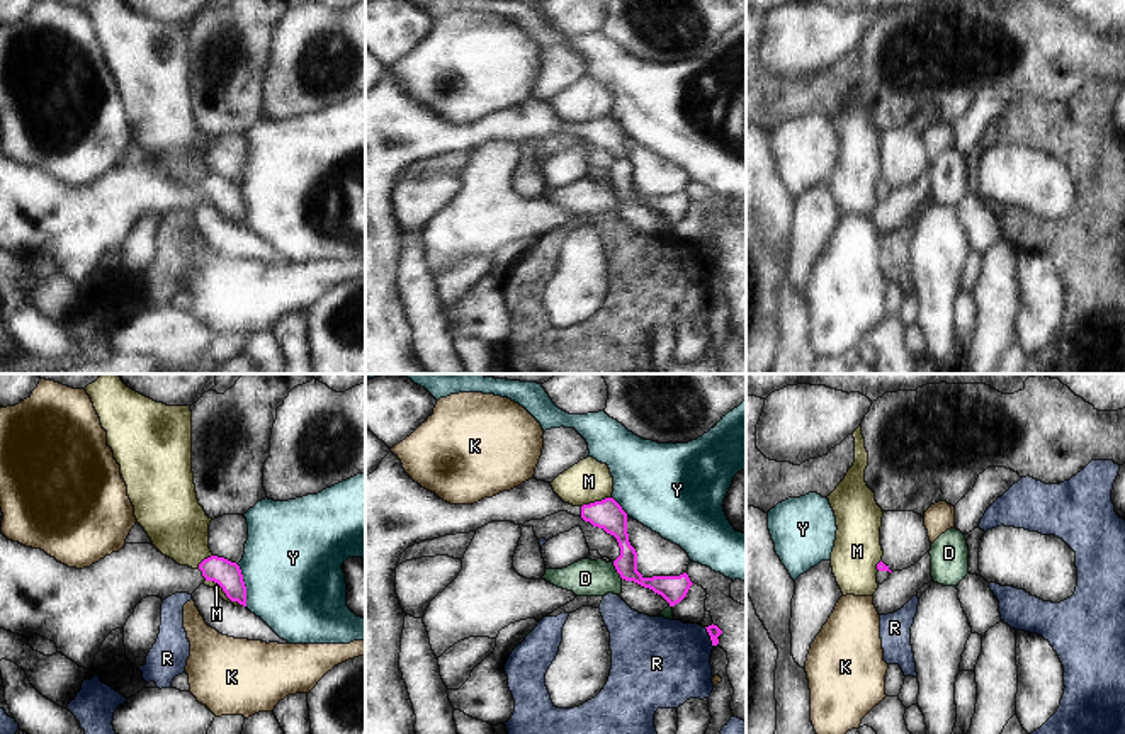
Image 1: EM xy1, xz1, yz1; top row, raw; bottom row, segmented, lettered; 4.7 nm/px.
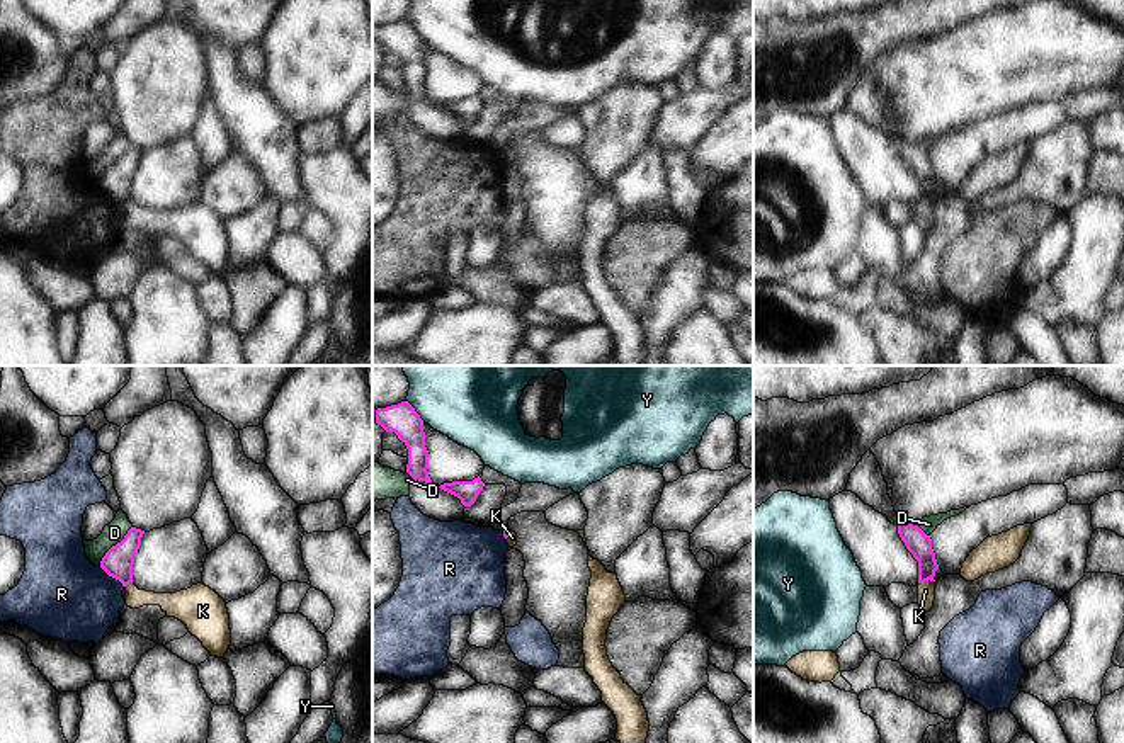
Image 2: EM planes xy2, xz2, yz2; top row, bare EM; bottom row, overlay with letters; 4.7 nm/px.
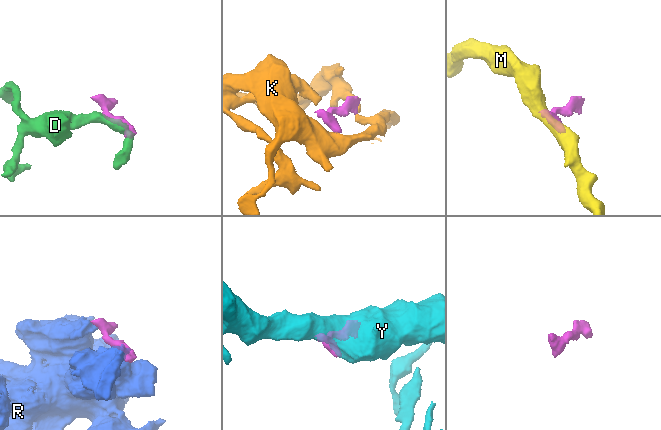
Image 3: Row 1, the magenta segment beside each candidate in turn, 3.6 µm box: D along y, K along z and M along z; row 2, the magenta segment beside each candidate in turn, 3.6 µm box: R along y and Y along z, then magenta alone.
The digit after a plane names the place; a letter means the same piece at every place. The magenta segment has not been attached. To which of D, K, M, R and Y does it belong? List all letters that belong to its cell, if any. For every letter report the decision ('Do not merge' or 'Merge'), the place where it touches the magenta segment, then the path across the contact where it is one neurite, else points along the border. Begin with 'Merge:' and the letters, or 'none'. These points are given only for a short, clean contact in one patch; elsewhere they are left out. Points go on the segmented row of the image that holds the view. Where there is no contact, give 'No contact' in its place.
Merge: none
D: Do not merge. Touches magenta at xy2 (116, 544)
K: Do not merge. Touches magenta at yz2 (925, 580). Boundary: yz2 (934, 580), (919, 584)
M: Do not merge. Touches magenta at xy1 (225, 592). Boundary: xy1 (206, 580), (213, 580), (231, 600), (243, 605)
R: Do not merge. Touches magenta at xy2 (113, 577). Boundary: xy2 (99, 567), (123, 587)
Y: Do not merge. Touches magenta at xy1 (243, 585). Boundary: xy1 (237, 564), (245, 587), (247, 605).

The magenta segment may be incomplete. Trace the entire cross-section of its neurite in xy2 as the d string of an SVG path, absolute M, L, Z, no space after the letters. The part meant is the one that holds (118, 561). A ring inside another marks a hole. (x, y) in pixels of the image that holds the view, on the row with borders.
M131 527L124 539L112 546L100 561L100 568L119 580L122 587L133 583L134 556L141 546L143 534L145 530Z

